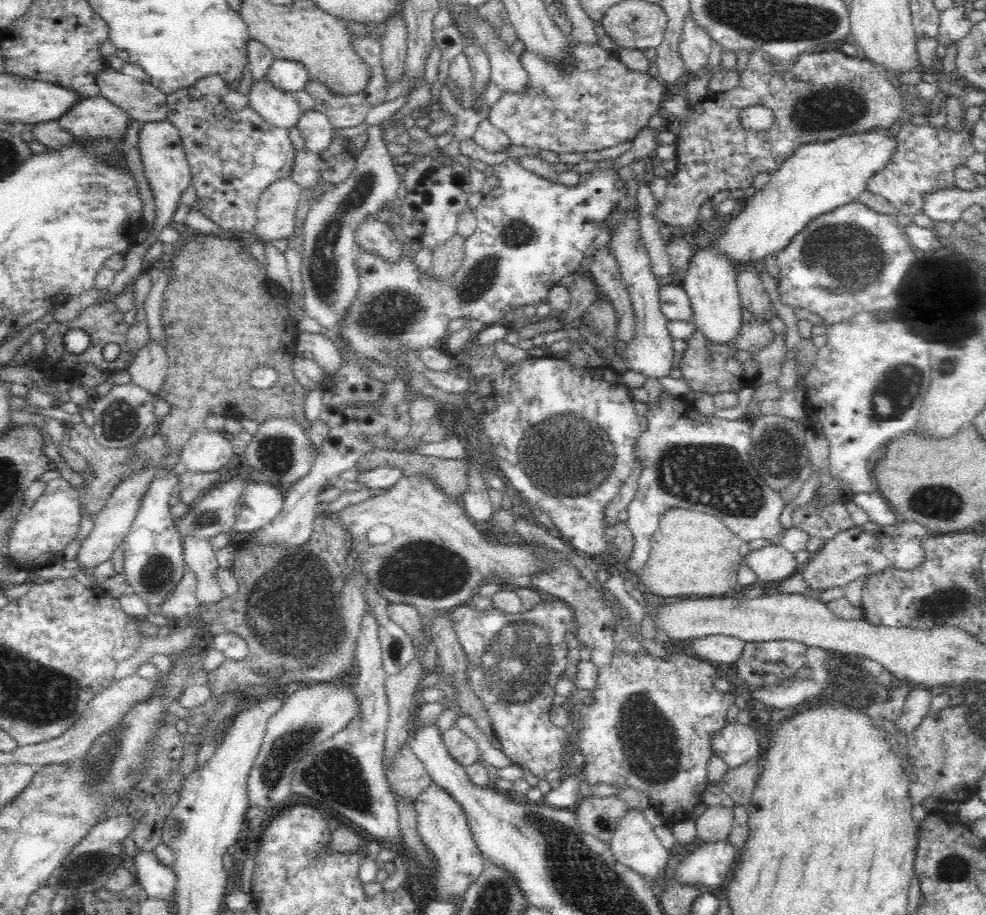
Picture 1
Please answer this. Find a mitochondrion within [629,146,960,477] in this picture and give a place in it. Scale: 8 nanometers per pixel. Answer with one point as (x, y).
(839, 259)

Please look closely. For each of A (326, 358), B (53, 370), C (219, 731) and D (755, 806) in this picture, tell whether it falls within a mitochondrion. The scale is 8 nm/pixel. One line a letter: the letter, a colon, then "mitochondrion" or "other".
A: other
B: other
C: other
D: other

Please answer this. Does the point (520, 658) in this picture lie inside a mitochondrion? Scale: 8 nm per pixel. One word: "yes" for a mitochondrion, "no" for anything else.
yes

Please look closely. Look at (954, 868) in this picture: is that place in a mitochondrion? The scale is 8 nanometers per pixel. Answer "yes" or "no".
yes

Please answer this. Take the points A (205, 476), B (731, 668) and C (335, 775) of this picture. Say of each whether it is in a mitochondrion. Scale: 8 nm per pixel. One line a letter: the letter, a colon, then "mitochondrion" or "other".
A: other
B: other
C: mitochondrion

